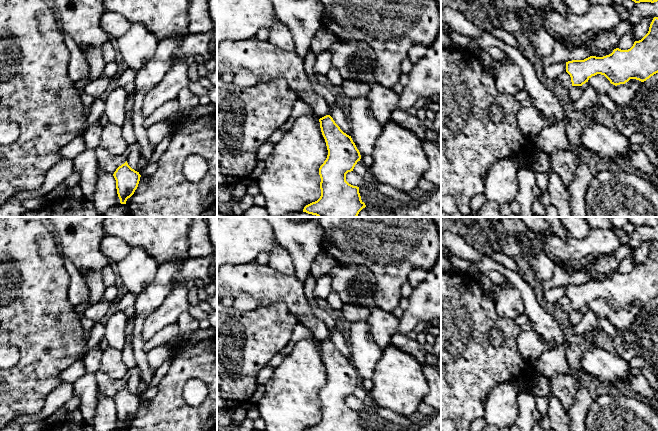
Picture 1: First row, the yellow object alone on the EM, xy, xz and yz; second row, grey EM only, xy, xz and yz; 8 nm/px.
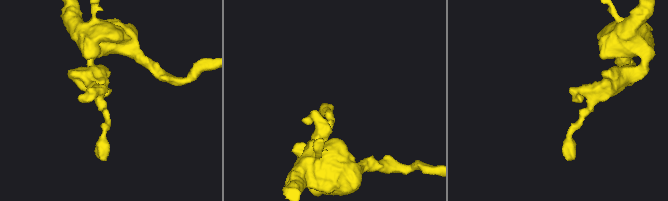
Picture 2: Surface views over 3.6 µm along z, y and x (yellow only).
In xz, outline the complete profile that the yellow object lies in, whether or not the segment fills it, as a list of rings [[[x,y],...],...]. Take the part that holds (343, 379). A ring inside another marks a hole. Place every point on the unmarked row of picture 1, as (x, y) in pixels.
[[[330,339],[320,342],[319,346],[328,379],[319,392],[321,420],[305,431],[366,431],[359,411],[346,405],[346,398],[361,383],[359,374]]]

